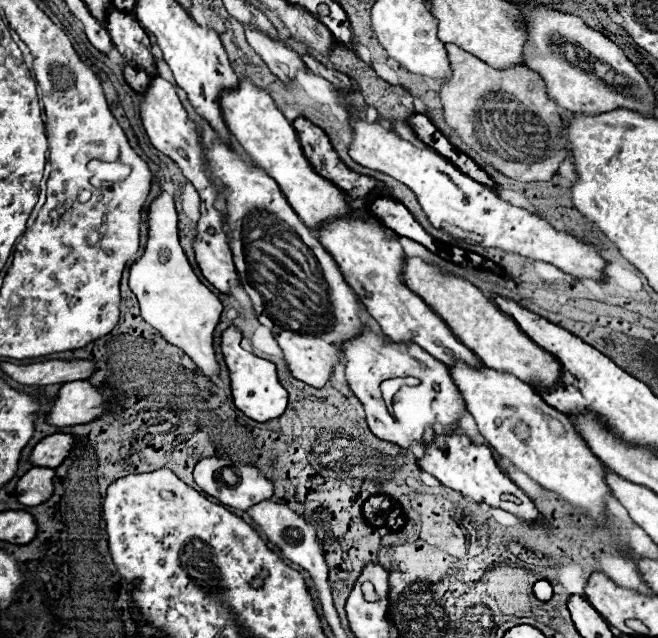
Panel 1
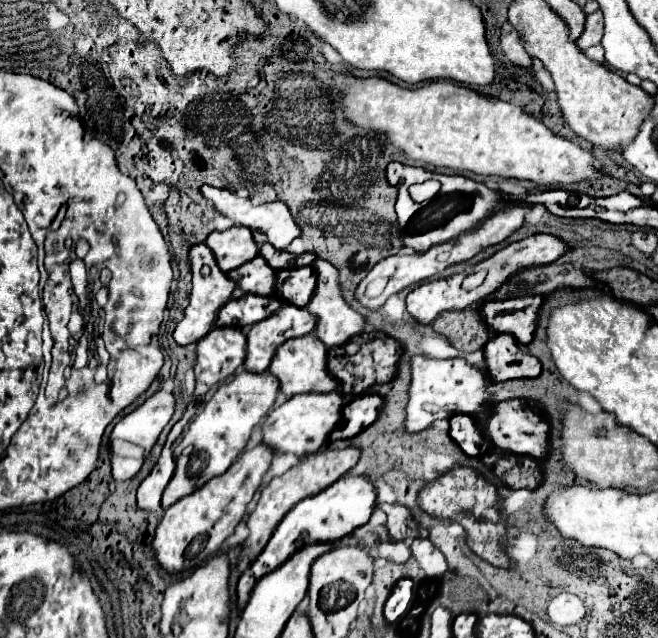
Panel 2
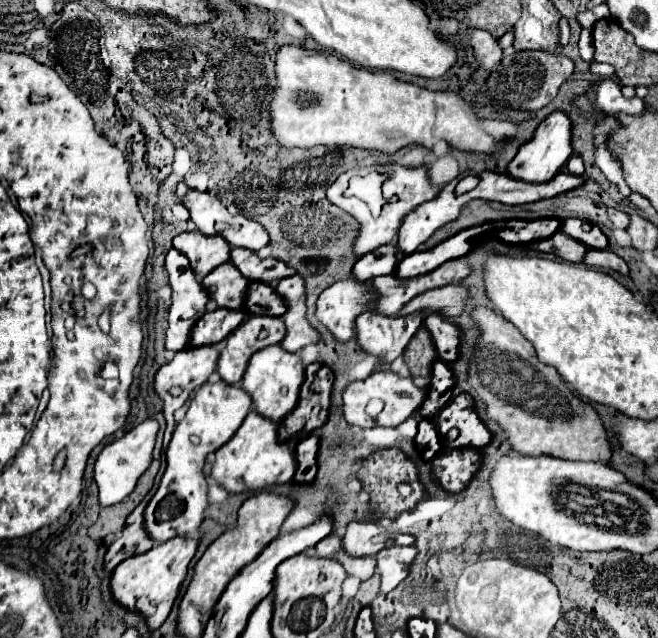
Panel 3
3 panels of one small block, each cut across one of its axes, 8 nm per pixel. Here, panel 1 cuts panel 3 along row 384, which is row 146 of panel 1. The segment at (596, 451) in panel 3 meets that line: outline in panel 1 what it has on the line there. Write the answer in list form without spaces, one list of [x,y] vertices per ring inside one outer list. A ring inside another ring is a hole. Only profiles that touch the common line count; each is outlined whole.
[[[446,44],[446,50],[452,66],[452,78],[440,88],[440,98],[444,104],[444,118],[448,126],[452,126],[472,150],[476,150],[488,164],[492,164],[508,178],[514,178],[520,182],[552,180],[552,176],[558,174],[560,164],[568,156],[568,144],[562,134],[562,118],[556,112],[556,102],[548,98],[542,76],[532,72],[526,66],[494,70],[486,62],[464,52],[456,44]]]

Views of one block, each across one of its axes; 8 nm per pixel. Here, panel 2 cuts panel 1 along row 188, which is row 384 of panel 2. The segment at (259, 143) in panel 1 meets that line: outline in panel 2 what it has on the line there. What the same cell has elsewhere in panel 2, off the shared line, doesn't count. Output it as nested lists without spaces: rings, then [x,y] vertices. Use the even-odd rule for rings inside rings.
[[[314,332],[302,338],[286,340],[276,350],[276,356],[272,358],[270,364],[270,372],[280,380],[280,390],[284,392],[286,398],[292,398],[296,394],[306,394],[306,392],[334,392],[338,388],[336,378],[328,372],[326,352],[328,350],[324,342],[320,342],[320,338]]]

